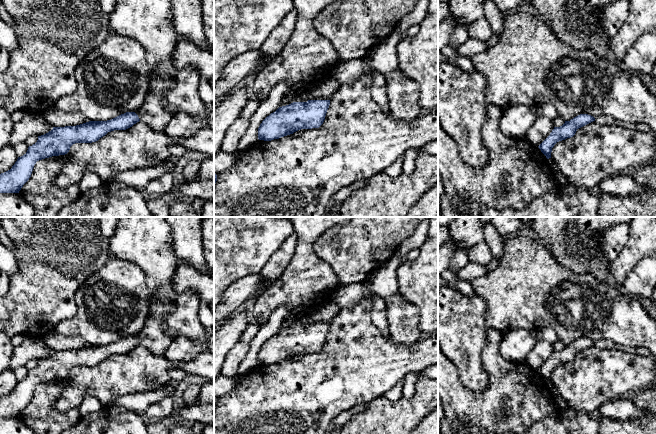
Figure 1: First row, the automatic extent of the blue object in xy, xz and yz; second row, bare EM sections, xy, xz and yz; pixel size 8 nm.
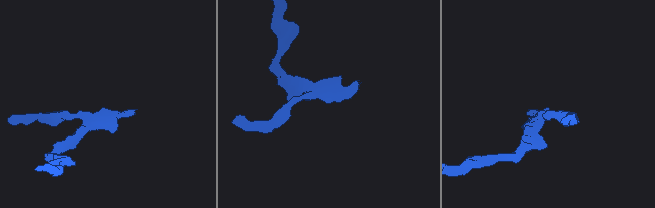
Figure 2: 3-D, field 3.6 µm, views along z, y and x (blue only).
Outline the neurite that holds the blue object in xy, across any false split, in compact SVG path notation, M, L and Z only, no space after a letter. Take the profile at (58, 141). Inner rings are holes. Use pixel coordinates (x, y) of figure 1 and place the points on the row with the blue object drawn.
M117 0L114 10L109 16L111 31L138 41L145 50L146 58L152 69L150 91L136 112L126 112L107 121L89 121L76 126L53 127L48 133L38 136L35 144L28 147L27 152L18 157L12 168L0 174L0 193L19 193L23 185L31 177L37 161L52 156L65 155L75 143L92 143L98 141L108 132L126 130L139 121L156 132L165 132L170 120L177 114L174 107L165 106L164 93L171 87L178 68L172 65L172 52L180 39L172 25L172 8L169 0Z

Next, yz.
M580 114L570 121L565 121L562 126L554 127L550 135L538 147L549 159L551 158L552 148L557 142L573 137L579 128L593 121L595 118L588 114Z

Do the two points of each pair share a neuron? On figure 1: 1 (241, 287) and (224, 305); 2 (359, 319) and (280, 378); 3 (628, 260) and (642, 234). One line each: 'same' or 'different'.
1: same
2: same
3: same

